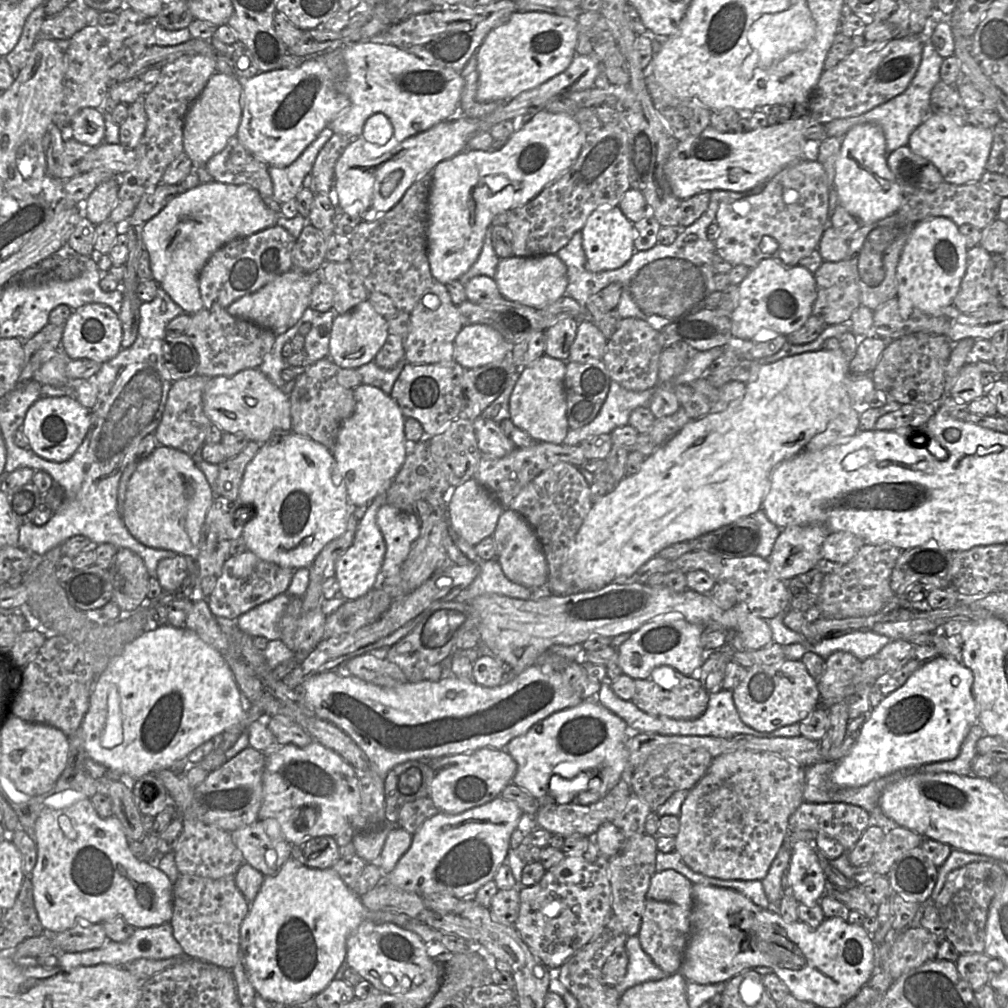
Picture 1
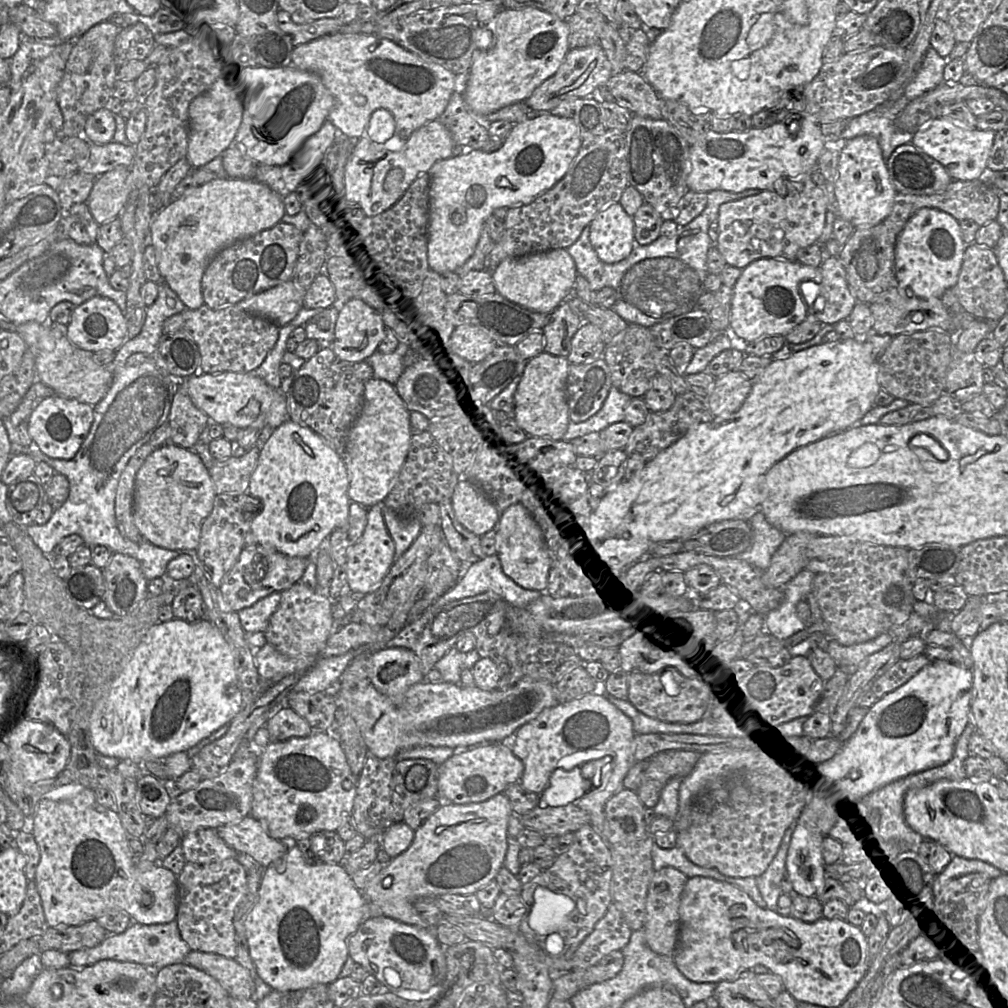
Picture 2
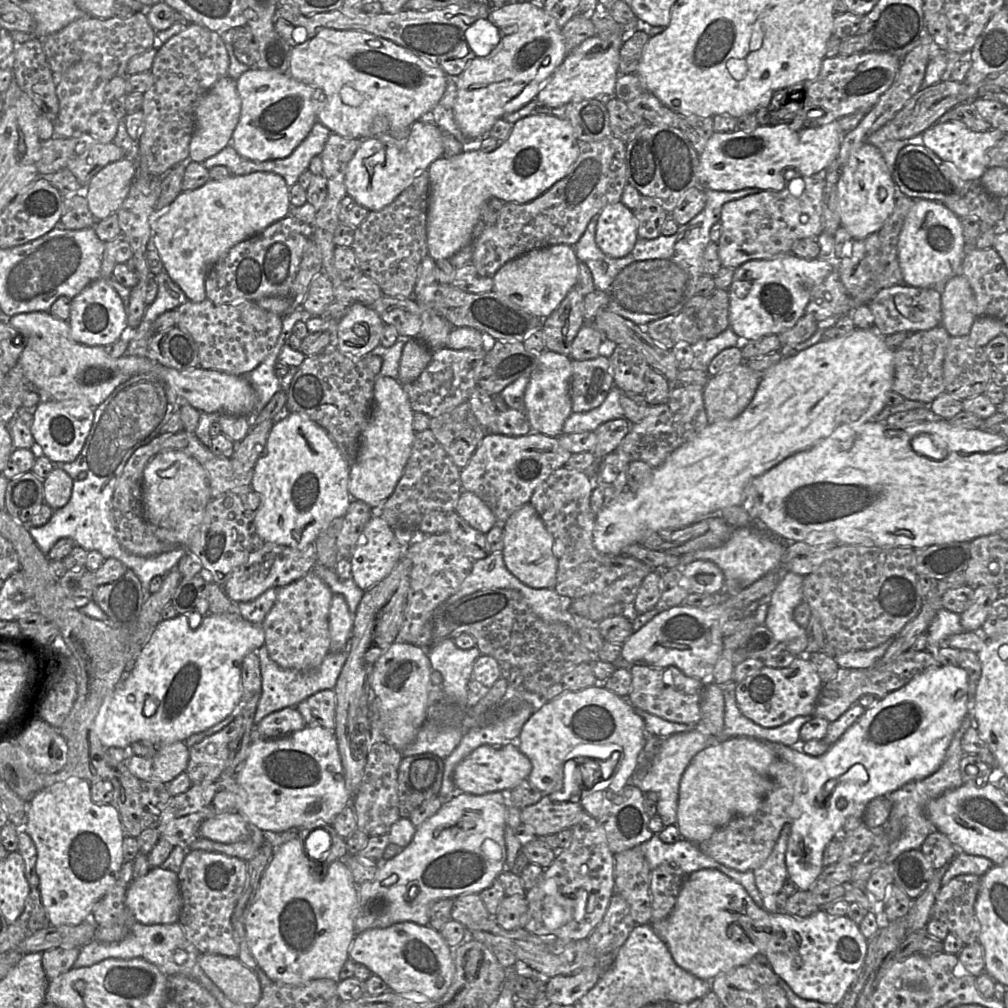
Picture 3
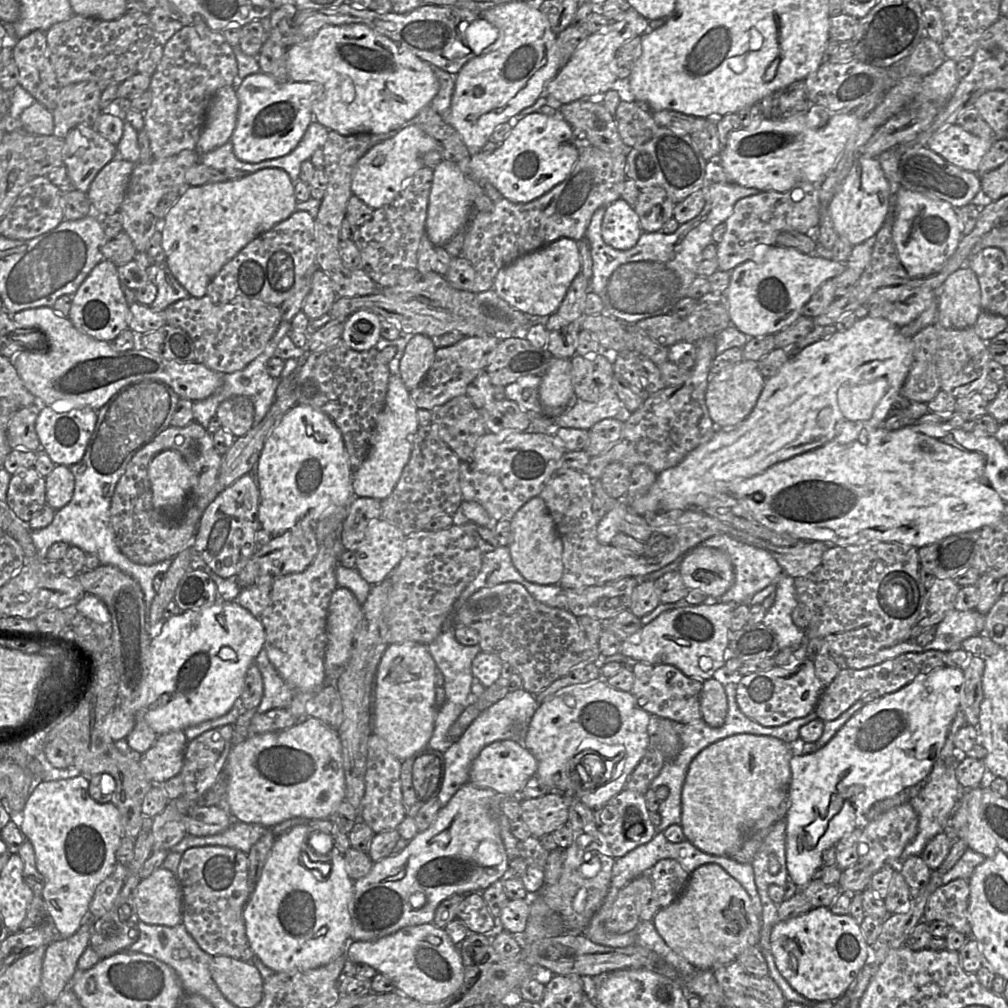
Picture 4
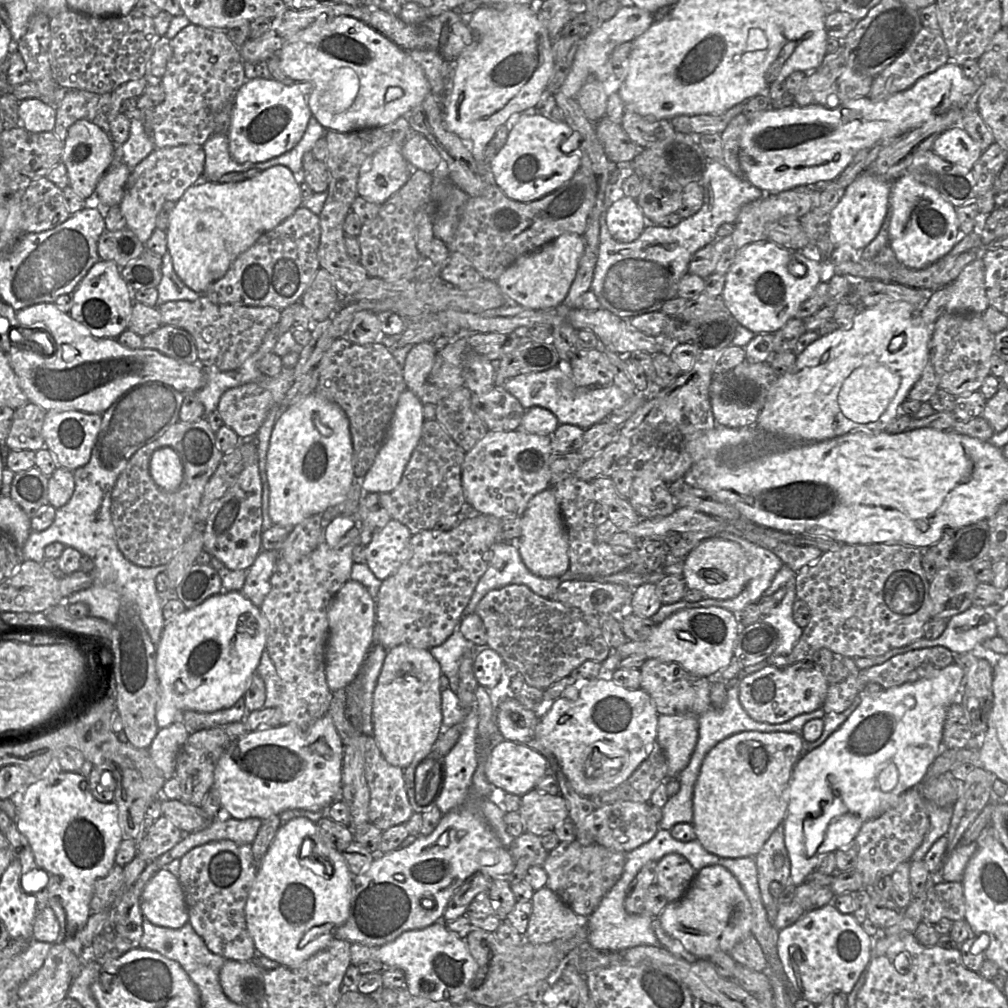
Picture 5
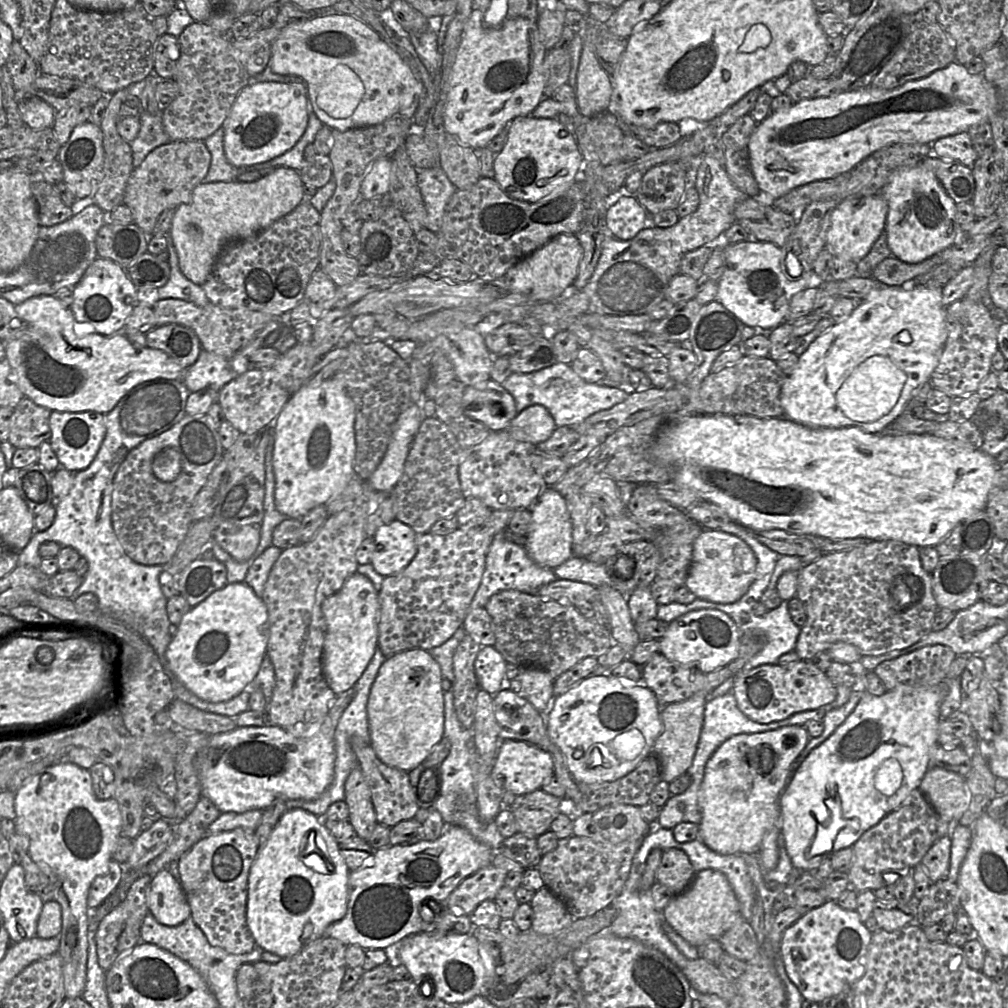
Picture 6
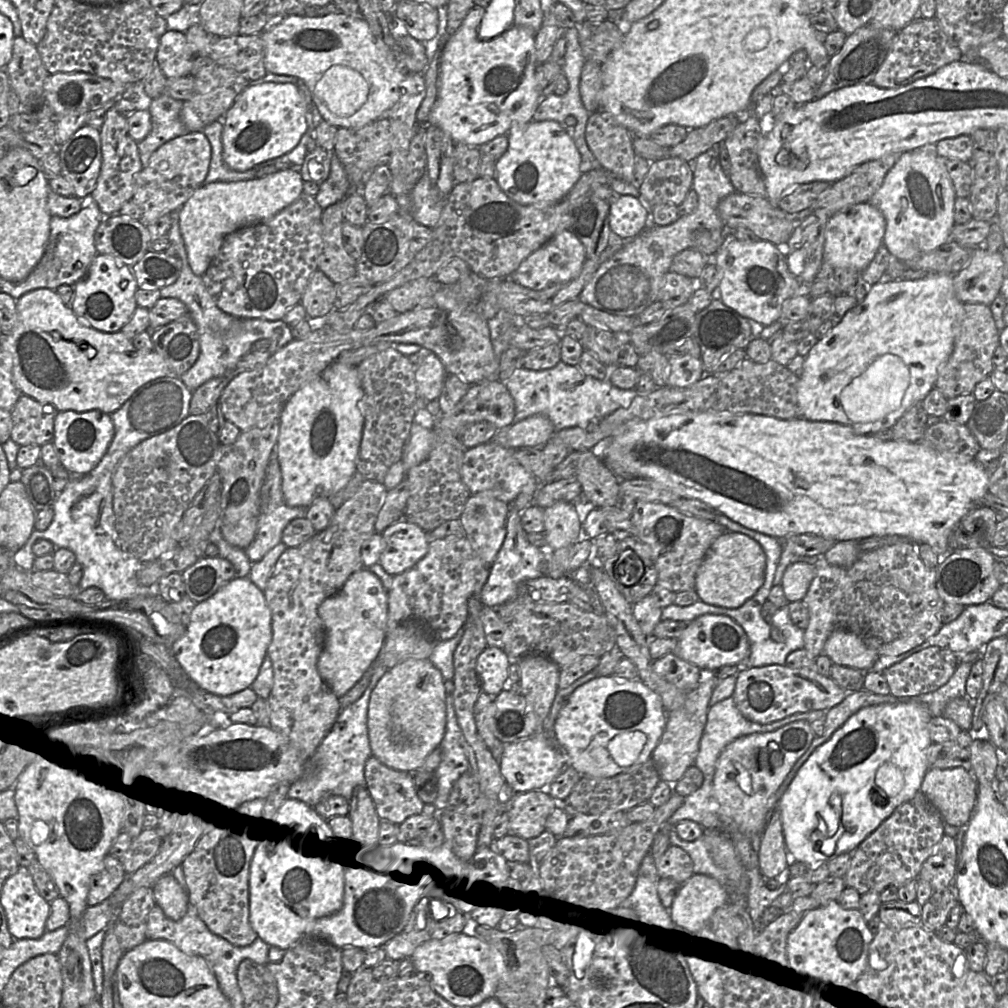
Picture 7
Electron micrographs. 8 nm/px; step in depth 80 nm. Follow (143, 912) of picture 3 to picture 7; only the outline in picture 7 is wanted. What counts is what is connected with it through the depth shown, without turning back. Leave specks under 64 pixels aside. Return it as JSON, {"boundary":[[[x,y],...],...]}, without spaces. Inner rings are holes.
{"boundary":[[[171,874],[162,876],[152,888],[156,905],[171,920],[182,919],[188,909],[189,898],[187,891]]]}

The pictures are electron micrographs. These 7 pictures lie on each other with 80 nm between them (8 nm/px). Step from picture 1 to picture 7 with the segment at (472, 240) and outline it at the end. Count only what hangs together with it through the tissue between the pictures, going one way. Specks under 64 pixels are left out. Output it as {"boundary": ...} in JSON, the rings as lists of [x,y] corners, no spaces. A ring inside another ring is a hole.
{"boundary":[[[554,120],[514,124],[507,134],[508,148],[495,164],[502,191],[522,205],[549,206],[562,200],[581,176],[582,158],[572,137]]]}

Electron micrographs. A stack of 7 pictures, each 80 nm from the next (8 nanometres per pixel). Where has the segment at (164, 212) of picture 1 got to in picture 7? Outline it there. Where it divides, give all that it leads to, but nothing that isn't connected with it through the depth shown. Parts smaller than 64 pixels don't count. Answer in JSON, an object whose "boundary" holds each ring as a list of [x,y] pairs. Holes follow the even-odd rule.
{"boundary":[[[279,170],[263,178],[203,184],[178,210],[179,228],[192,272],[202,277],[218,254],[225,237],[241,228],[266,223],[304,191],[300,171]]]}

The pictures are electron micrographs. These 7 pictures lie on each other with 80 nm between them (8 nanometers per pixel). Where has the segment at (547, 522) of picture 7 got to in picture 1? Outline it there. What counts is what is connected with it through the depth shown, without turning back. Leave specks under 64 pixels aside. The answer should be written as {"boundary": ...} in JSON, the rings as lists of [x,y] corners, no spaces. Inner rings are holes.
{"boundary":[[[504,509],[492,535],[496,545],[496,560],[504,575],[526,588],[539,588],[547,582],[548,565],[541,543],[530,524],[517,512]]]}

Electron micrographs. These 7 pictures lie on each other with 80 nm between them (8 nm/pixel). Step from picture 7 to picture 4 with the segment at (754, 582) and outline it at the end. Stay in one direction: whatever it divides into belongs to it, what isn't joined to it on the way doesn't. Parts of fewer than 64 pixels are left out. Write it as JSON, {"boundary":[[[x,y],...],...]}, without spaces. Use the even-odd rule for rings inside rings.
{"boundary":[[[698,545],[683,556],[678,568],[684,585],[689,590],[698,590],[708,598],[719,598],[734,582],[734,569],[728,554],[722,550]]]}

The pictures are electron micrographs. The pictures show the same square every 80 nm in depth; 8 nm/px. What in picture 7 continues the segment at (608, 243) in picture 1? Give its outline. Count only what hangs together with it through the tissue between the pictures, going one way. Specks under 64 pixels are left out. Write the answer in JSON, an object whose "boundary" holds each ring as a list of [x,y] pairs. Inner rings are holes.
{"boundary":[[[620,194],[610,205],[610,229],[623,239],[635,237],[647,228],[650,208],[640,196]]]}

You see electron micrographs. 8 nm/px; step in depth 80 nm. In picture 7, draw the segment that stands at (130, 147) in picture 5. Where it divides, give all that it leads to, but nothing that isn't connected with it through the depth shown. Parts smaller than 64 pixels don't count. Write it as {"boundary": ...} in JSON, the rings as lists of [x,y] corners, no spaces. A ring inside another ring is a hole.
{"boundary":[[[162,94],[151,101],[151,130],[138,142],[138,150],[142,167],[148,166],[151,155],[163,144],[176,137],[190,133],[180,119],[180,111],[184,101]]]}

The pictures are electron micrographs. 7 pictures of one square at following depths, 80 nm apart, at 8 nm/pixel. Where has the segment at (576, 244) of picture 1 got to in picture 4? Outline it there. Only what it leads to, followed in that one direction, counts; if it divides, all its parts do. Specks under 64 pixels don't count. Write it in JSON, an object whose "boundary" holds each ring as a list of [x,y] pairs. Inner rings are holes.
{"boundary":[[[705,173],[701,190],[705,205],[695,218],[681,224],[671,234],[643,231],[636,245],[628,250],[615,249],[603,240],[601,225],[606,206],[593,213],[584,237],[588,240],[593,261],[590,289],[601,298],[604,305],[602,313],[627,324],[669,314],[679,300],[687,297],[687,291],[697,276],[699,257],[704,248],[713,243],[714,228],[731,216],[739,199],[760,192],[756,188],[708,179],[708,173]]]}

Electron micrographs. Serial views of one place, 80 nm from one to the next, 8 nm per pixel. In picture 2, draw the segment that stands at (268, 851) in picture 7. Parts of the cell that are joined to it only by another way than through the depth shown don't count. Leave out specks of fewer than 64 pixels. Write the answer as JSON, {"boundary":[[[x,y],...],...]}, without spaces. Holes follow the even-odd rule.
{"boundary":[[[292,846],[280,859],[263,870],[257,901],[245,919],[245,934],[249,954],[258,976],[273,990],[286,992],[305,989],[317,984],[329,985],[339,978],[342,967],[348,958],[348,939],[356,933],[360,924],[369,918],[371,918],[370,906],[363,893],[354,885],[352,877],[346,872],[342,864],[309,864],[305,861],[299,848]]]}

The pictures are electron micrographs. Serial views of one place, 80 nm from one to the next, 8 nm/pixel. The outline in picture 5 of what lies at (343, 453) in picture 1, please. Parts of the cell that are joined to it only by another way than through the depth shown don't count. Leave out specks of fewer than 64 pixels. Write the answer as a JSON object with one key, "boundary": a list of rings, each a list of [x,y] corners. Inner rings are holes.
{"boundary":[[[406,389],[399,396],[386,438],[372,466],[360,480],[362,490],[365,493],[391,493],[396,488],[419,441],[423,423],[423,405],[418,397]]]}

